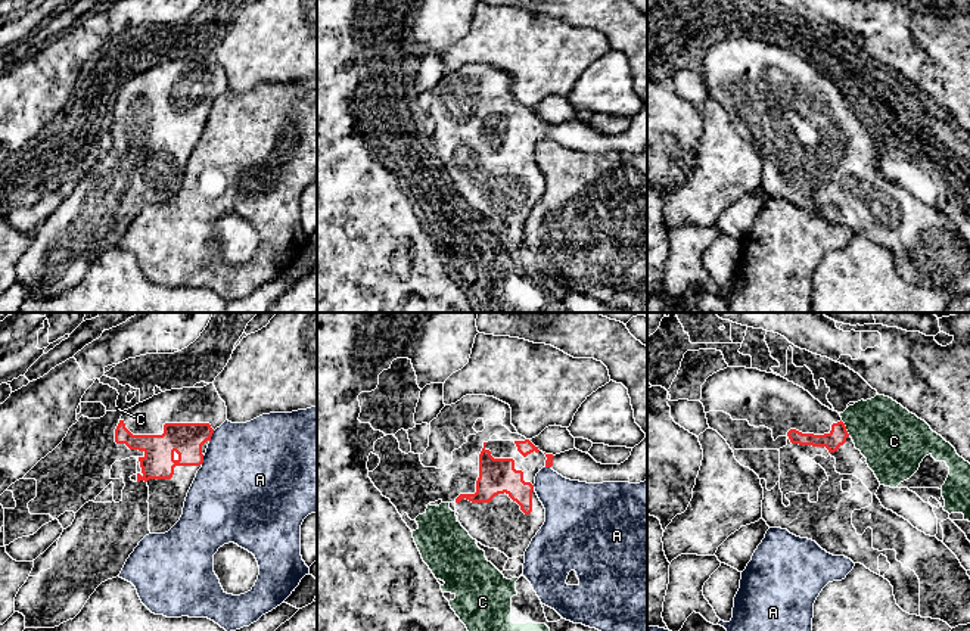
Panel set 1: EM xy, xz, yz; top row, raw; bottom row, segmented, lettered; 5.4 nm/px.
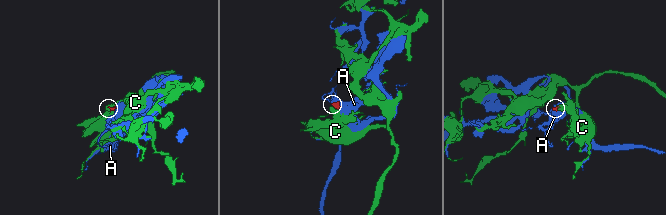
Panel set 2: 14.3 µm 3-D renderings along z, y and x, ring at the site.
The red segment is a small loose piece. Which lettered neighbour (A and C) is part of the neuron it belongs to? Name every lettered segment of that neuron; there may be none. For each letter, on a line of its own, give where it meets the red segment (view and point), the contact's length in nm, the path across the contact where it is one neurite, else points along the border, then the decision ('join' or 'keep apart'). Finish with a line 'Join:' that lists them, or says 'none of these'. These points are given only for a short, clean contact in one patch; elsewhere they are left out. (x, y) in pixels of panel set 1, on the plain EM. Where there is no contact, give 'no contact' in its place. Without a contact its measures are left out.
A: contact xy (211, 105); length 70 nm; keep apart
C: contact yz (845, 98); length 100 nm; border yz (841, 90), (849, 105); keep apart
Join: none of these

